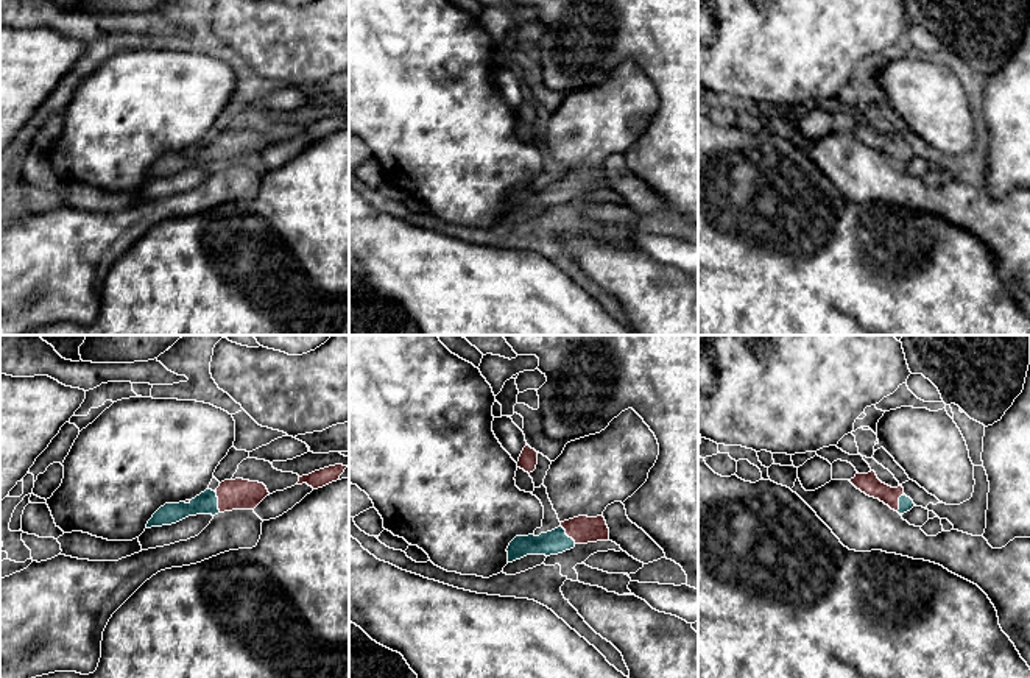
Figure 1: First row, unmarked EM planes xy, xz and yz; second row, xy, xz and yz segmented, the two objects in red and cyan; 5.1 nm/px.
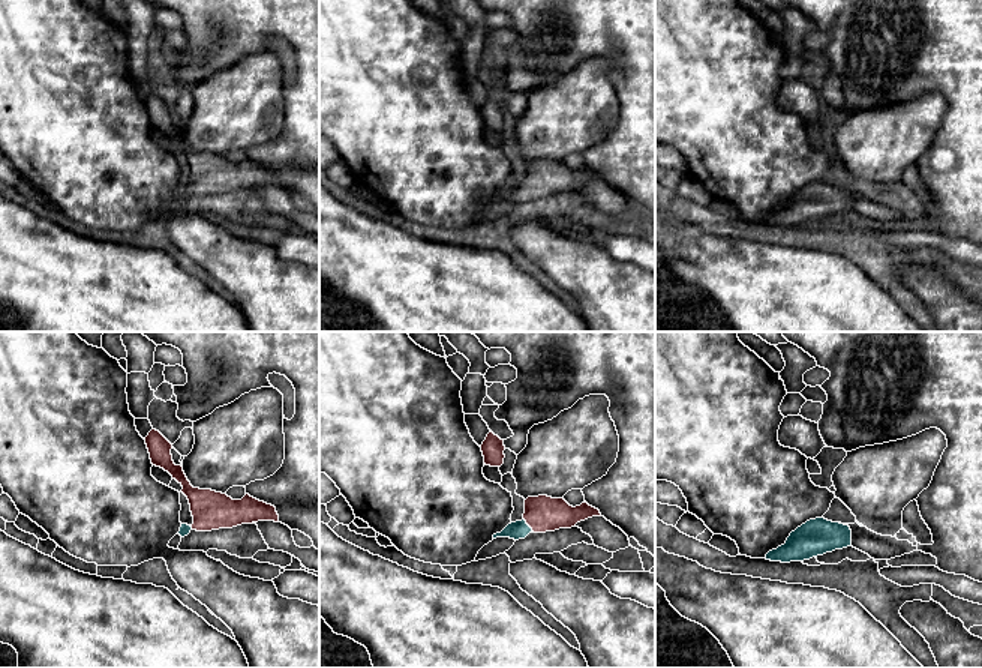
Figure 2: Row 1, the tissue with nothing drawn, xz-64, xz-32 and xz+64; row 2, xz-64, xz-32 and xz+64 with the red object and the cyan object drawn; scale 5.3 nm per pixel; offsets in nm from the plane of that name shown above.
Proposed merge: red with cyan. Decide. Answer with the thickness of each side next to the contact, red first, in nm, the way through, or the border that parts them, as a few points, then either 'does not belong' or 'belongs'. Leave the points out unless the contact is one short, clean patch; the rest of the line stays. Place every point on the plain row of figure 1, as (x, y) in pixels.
160 nm thick on the red side, 110 nm on the other; runs through xy (232, 145), (218, 153), (206, 153); belongs

